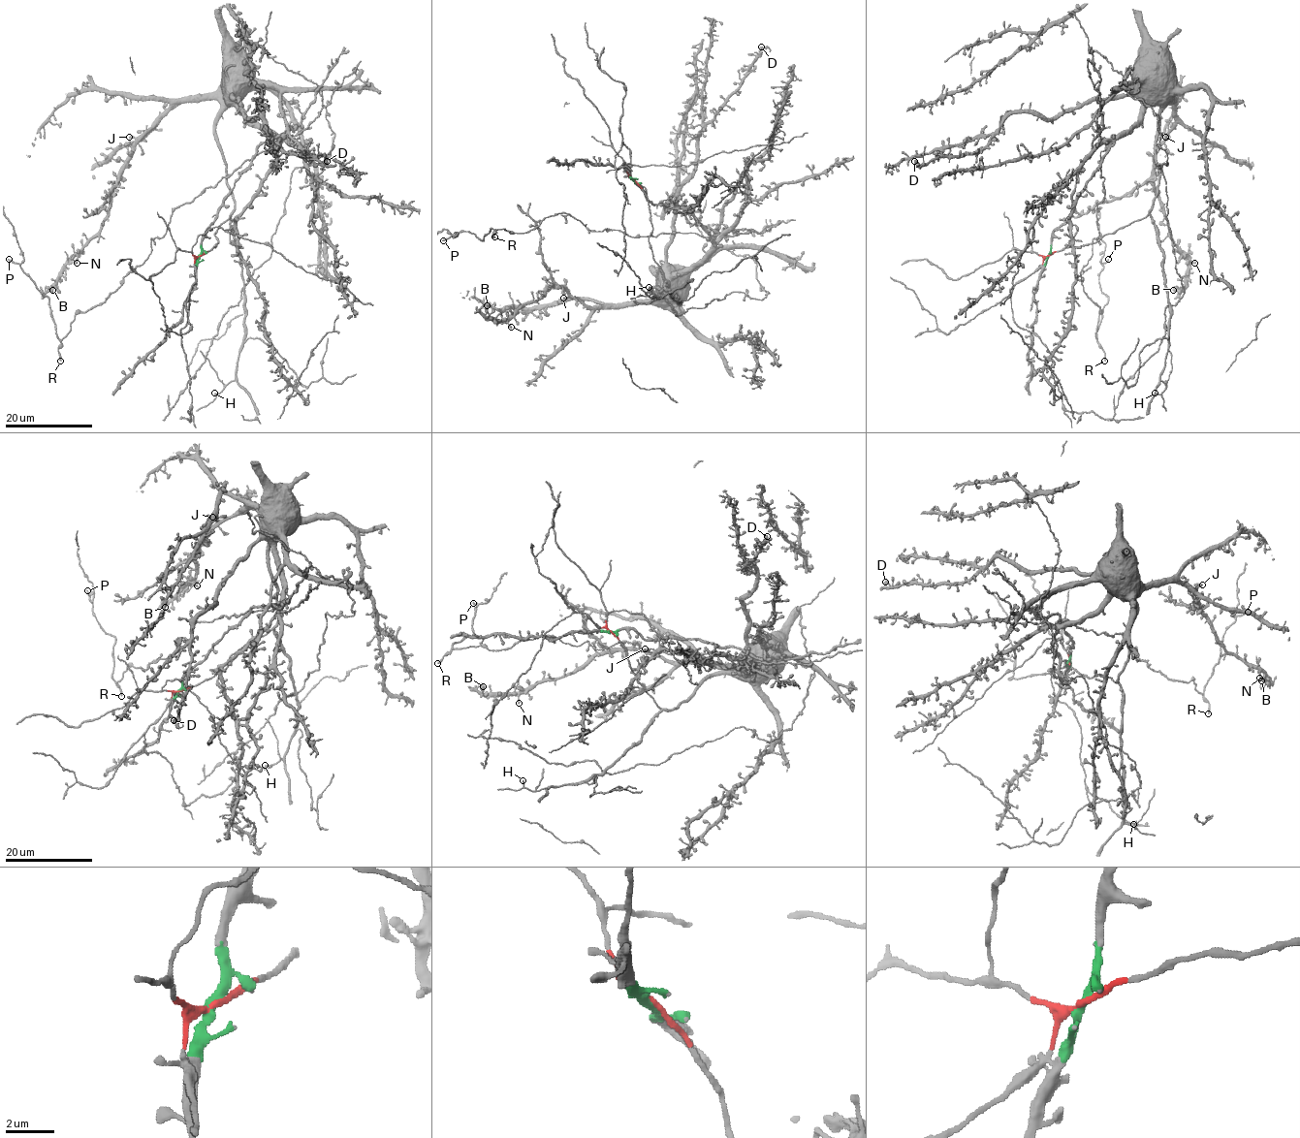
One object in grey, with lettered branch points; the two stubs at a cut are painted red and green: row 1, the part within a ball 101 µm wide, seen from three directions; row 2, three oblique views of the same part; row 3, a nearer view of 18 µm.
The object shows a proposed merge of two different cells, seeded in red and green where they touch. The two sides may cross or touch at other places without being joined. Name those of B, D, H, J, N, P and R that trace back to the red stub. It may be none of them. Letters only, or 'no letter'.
B, D, H, J, N

